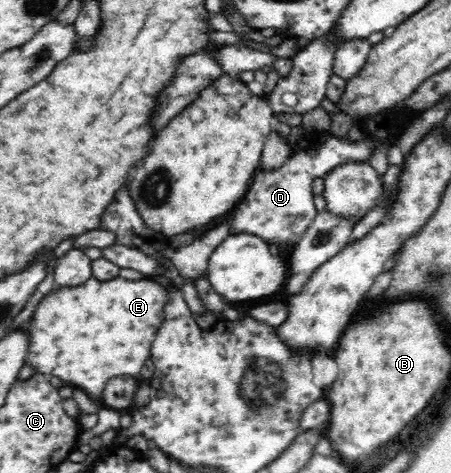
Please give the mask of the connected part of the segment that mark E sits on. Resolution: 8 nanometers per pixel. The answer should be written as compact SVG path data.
M121 277L107 282L91 278L83 286L61 288L61 292L55 290L49 296L45 296L45 300L41 300L29 324L31 348L25 356L27 358L25 366L33 366L36 373L53 374L73 386L83 388L85 392L89 392L95 403L101 405L103 386L109 378L139 376L141 368L145 366L145 360L149 358L149 350L155 340L157 328L163 322L165 302L167 302L167 286L163 288L151 278L133 280L133 282Z

